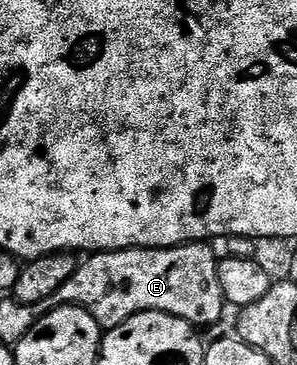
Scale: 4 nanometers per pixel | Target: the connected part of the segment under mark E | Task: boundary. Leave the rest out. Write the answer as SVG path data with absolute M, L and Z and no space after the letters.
M209 242L181 244L177 248L128 248L114 252L95 252L89 260L78 263L77 272L69 281L51 294L48 303L53 306L76 304L78 308L88 308L95 322L103 330L117 328L127 318L144 312L166 312L180 320L204 330L208 324L217 324L227 311L223 286L219 284L219 257L213 252Z

